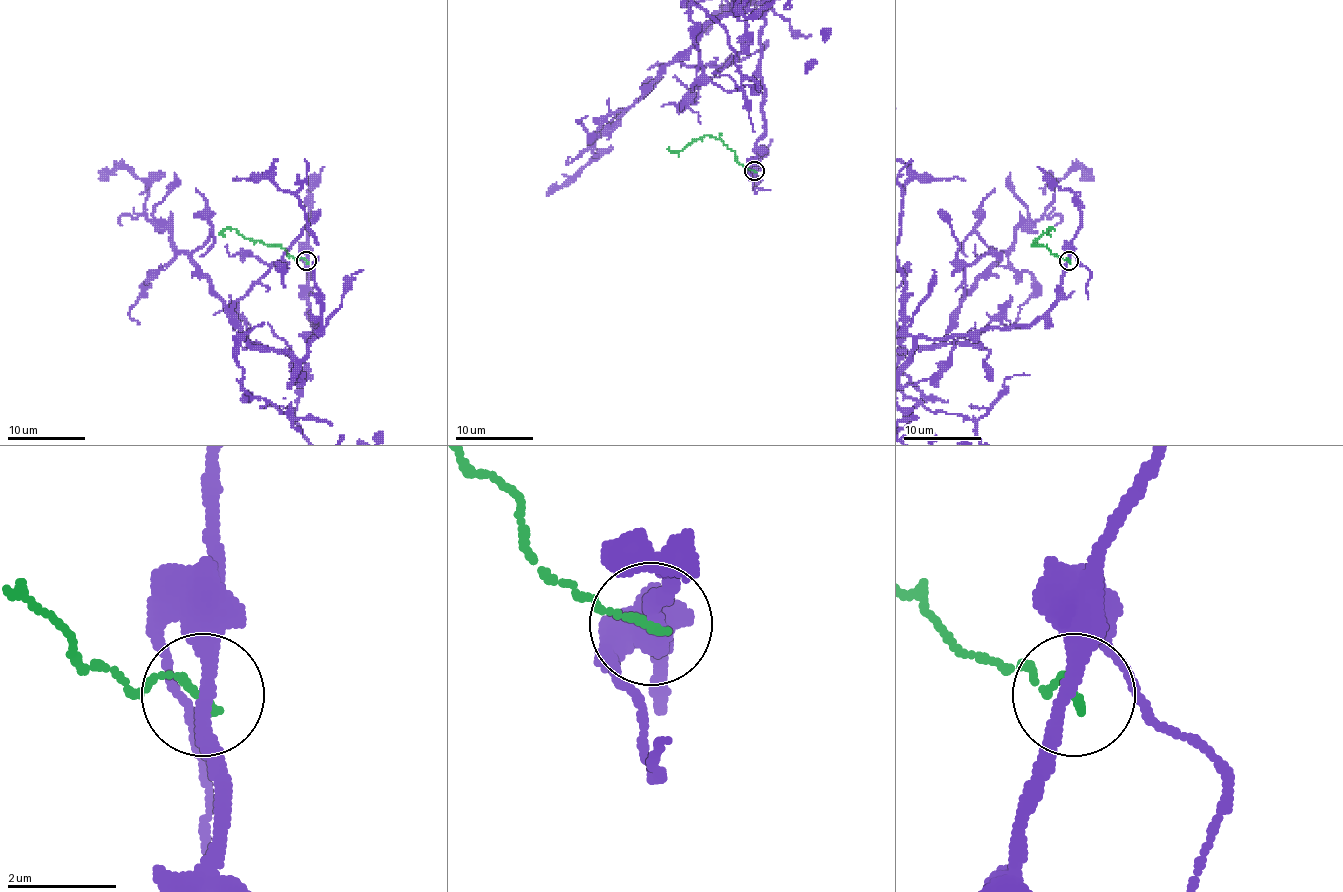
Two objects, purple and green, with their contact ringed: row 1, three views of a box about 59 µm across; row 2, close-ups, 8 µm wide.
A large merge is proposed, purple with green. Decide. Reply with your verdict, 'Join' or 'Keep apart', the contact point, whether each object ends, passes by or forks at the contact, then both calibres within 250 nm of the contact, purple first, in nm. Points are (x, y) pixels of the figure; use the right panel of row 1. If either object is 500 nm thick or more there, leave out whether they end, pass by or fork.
Keep apart. Place: (1069, 260). At the ring purple passes by. At the ring green ends. Thickness 280 nm (purple) against 140 nm

